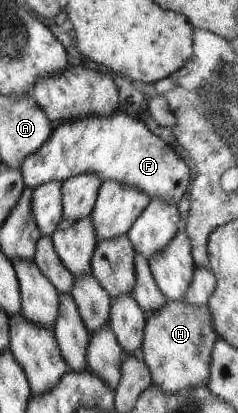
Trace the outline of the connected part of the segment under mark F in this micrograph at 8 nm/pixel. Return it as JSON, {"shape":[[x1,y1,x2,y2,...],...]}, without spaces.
{"shape":[[116,110,110,116,92,116,76,118,62,122,58,126,52,127,54,132,51,134,47,144,32,154,21,166,23,171,26,188,38,189,40,185,47,182,64,182,78,174,98,174,102,181,112,180,112,182,122,182,128,186,136,186,138,190,146,190,151,198,160,198,164,202,179,202,179,200,189,190,192,175,190,168,181,156,171,146,166,144,163,139,156,138,142,121,132,118,123,110]]}

